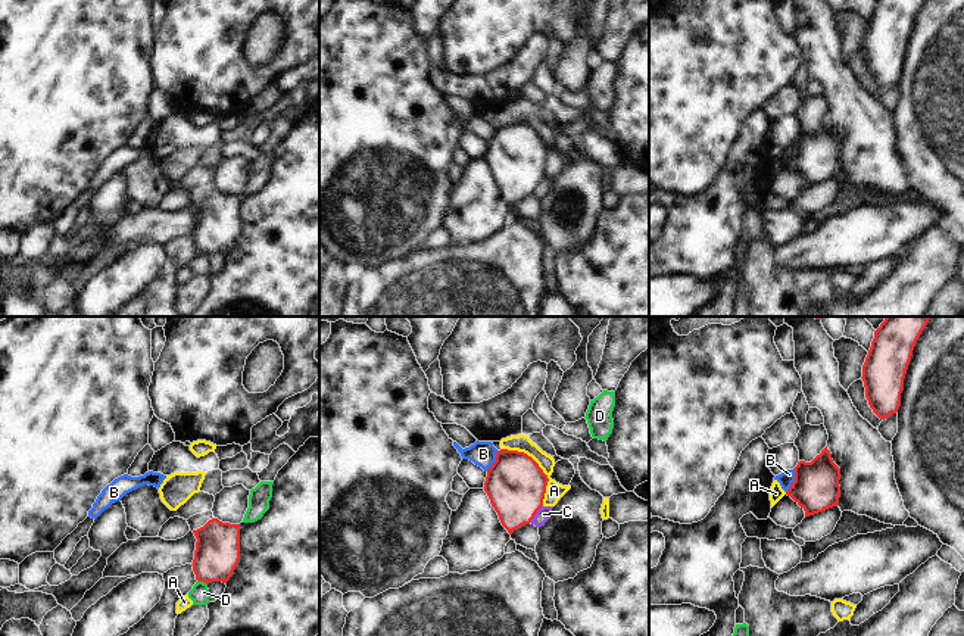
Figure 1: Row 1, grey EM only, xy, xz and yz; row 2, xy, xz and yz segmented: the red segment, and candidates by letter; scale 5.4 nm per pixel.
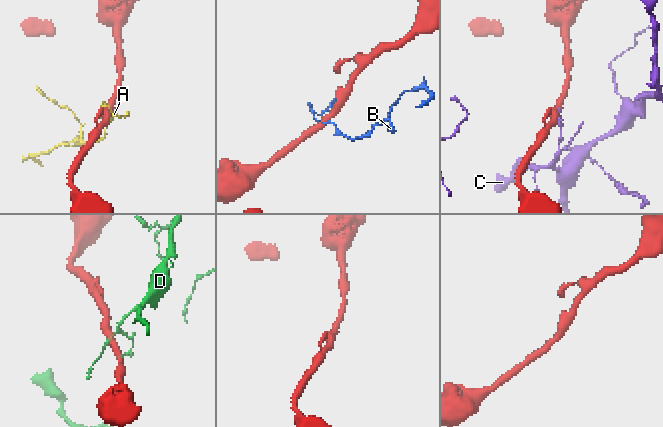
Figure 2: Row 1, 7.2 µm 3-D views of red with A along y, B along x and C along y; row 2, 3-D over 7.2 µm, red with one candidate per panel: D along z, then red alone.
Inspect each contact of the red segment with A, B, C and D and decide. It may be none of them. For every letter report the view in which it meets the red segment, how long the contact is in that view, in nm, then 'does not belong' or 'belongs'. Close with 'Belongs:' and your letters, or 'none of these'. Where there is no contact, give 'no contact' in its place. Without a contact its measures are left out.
A: xz | 400 nm | does not belong
B: yz | 140 nm | does not belong
C: xz | 120 nm | does not belong
D: xy | 70 nm | does not belong
Belongs: none of these

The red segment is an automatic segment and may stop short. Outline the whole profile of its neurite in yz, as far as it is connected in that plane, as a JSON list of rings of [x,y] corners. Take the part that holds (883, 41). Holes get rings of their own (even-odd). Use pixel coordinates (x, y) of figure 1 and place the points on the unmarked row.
[[[876,0],[862,35],[865,68],[873,82],[885,90],[901,77],[904,49],[914,16],[923,0]]]

